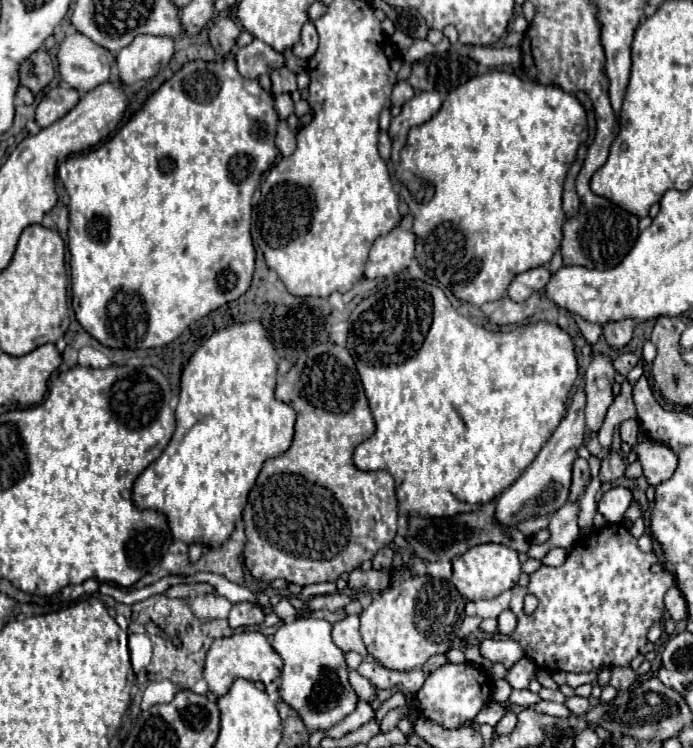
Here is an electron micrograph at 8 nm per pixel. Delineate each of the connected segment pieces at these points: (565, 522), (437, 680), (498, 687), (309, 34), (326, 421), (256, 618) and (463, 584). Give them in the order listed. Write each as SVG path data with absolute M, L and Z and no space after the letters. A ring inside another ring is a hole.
M564 504L558 512L554 512L550 518L550 526L548 526L550 540L546 540L544 544L532 546L528 550L528 556L542 560L556 546L572 550L574 544L578 542L578 534L580 534L580 528L576 526L576 512L578 512L578 504Z
M444 664L432 674L428 674L424 686L416 694L418 710L428 720L434 720L436 724L444 728L458 728L470 720L476 718L476 714L484 708L484 704L490 700L490 678L476 670L470 664Z
M499 679L493 682L492 690L492 699L497 703L505 703L512 692L512 687L505 679Z
M306 22L306 24L302 26L302 36L300 36L300 40L294 44L292 50L294 50L294 54L296 54L298 58L308 60L308 58L314 56L316 48L318 48L318 32L316 32L316 28L314 28L312 22Z
M332 342L316 344L298 358L294 368L298 370L296 380L294 374L290 374L286 382L278 384L276 398L296 410L296 434L292 446L282 456L264 462L248 494L244 508L246 544L242 556L244 566L258 580L272 582L282 578L308 586L316 582L336 582L340 574L360 568L364 560L372 560L380 548L388 546L396 536L398 502L394 476L390 472L362 472L352 462L354 448L374 434L374 418L348 350Z
M238 602L232 606L232 610L228 614L230 628L254 626L254 624L262 624L262 622L264 622L264 610L252 602Z
M480 544L474 546L470 550L466 550L462 556L458 556L454 560L454 574L452 574L452 584L458 588L458 592L466 598L466 600L480 600L480 598L496 598L500 596L504 590L510 590L512 586L516 586L518 578L520 578L520 560L518 554L502 544Z

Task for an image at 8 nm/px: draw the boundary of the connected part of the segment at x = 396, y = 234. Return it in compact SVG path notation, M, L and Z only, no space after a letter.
M406 214L396 228L372 243L364 272L366 278L386 278L406 270L414 258L414 240L412 216Z

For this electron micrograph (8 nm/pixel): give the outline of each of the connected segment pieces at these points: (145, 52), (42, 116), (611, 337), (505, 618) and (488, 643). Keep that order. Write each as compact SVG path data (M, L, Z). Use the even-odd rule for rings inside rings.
M136 36L136 40L122 48L116 56L122 86L154 78L158 70L170 62L172 54L174 40L170 36Z
M68 86L48 90L36 108L36 124L40 128L46 128L52 122L64 118L78 104L78 98L80 94Z
M626 318L626 320L612 320L612 322L602 324L602 326L604 326L602 330L604 330L606 342L608 342L612 348L624 348L624 346L630 342L636 324L638 324L638 322L636 322L636 320L630 320L630 318Z
M504 610L498 616L498 632L500 634L512 634L516 628L516 616L510 610Z
M486 638L480 644L480 652L484 658L488 658L490 662L500 662L506 668L512 668L520 658L524 658L524 650L518 642L514 642L512 638L506 640L492 640Z

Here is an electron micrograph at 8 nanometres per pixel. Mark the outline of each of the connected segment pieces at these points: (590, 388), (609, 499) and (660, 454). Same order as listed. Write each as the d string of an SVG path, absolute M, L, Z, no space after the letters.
M596 354L592 364L586 370L586 424L588 424L588 434L594 434L600 430L606 410L614 400L612 394L612 384L614 384L614 366L608 356Z
M610 488L597 505L597 511L604 516L606 522L610 524L618 524L624 516L624 512L628 510L632 502L632 494L626 488Z
M644 440L632 446L632 452L638 456L642 464L644 478L650 486L658 486L666 482L676 470L676 454L666 444L656 444L652 440Z

